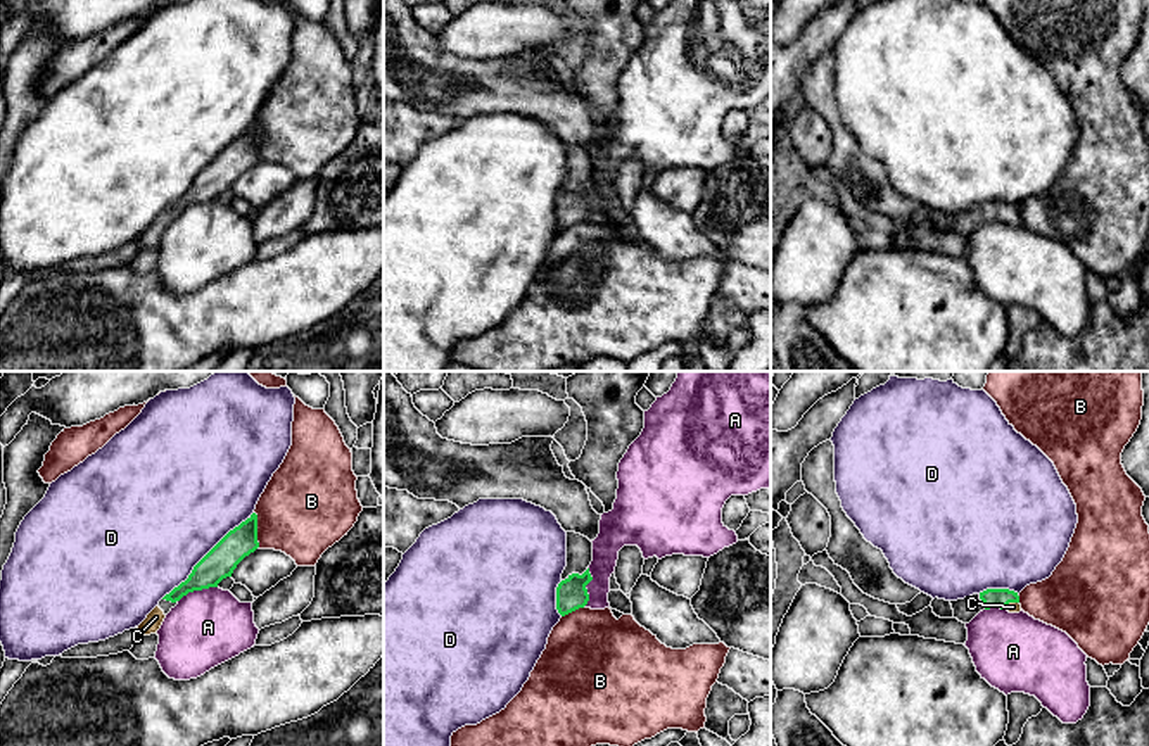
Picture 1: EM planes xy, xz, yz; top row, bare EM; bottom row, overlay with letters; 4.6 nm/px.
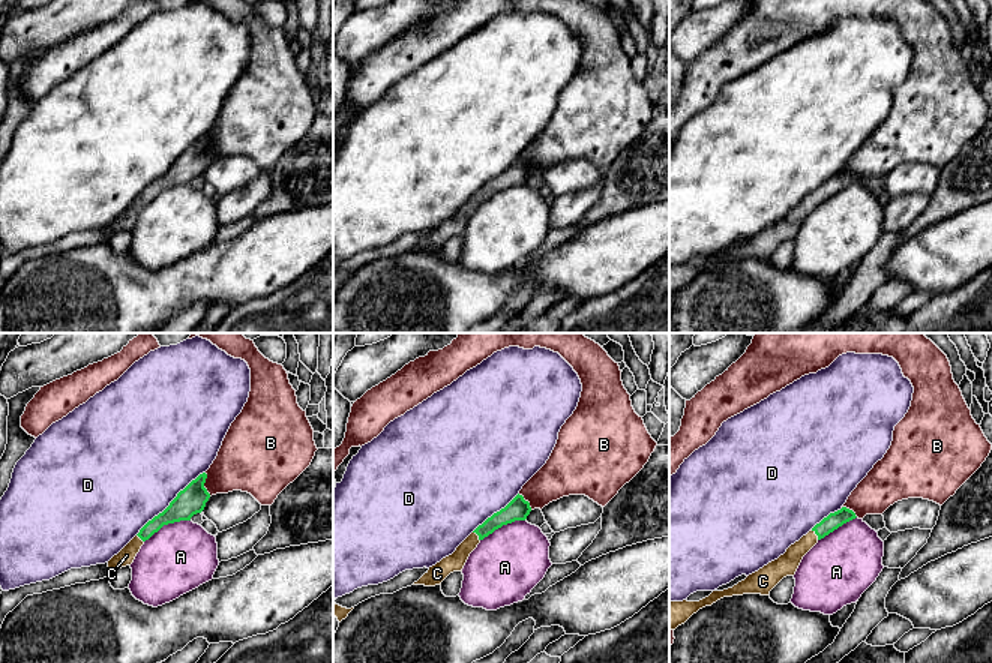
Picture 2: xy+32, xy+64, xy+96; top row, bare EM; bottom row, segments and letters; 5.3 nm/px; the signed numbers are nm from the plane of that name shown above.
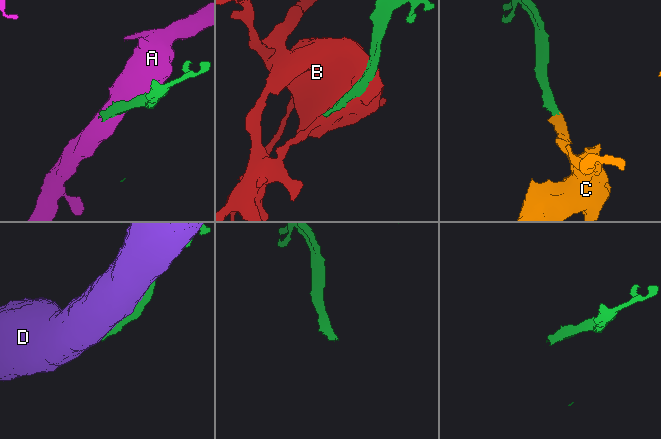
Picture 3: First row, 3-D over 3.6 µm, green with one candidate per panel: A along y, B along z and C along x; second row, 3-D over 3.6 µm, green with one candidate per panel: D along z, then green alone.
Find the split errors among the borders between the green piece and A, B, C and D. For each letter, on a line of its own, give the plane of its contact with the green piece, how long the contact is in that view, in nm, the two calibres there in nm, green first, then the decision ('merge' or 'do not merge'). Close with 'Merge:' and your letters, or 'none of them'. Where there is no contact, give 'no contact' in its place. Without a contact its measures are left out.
A: xy | 200 nm | 150/360 nm | do not merge
B: xy | 170 nm | 150/420 nm | do not merge
C: yz | 80 nm | 100/50 nm | merge
D: xy | 600 nm | 150/500 nm | do not merge
Merge: C

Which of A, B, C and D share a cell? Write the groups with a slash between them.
A / B / C / D

